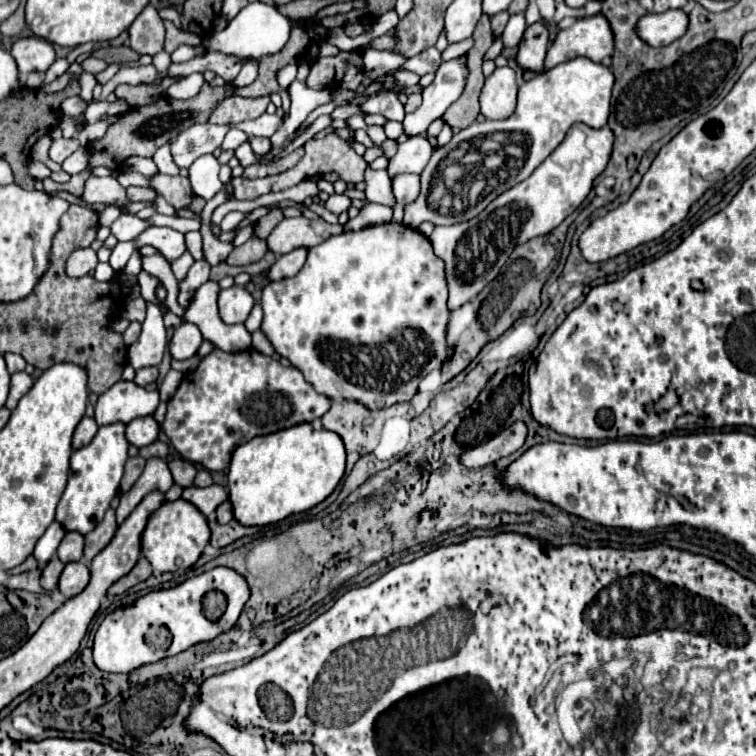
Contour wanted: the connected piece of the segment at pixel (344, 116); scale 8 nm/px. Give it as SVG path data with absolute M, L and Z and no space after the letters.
M348 104L348 106L340 106L340 108L336 108L334 112L332 112L332 118L334 118L334 124L332 124L332 128L346 128L346 130L350 130L350 126L346 124L346 120L350 118L350 116L354 116L354 114L358 114L358 116L368 116L362 108L360 108L360 104Z

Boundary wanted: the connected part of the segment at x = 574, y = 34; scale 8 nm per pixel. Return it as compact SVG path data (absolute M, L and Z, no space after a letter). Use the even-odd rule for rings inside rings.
M602 16L578 18L570 28L560 30L546 56L546 70L572 60L576 56L586 56L594 62L610 58L614 52L614 32L610 22Z

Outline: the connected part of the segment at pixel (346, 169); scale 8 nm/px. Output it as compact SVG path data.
M336 130L328 132L324 138L312 138L308 144L306 144L306 154L304 158L290 170L282 172L282 174L276 174L276 176L266 176L266 178L256 178L256 180L248 180L248 178L234 178L234 182L242 182L242 200L256 200L258 196L262 194L268 194L268 192L278 192L278 190L286 190L306 178L312 178L312 176L322 176L322 174L328 174L328 172L336 172L344 182L362 182L364 180L364 172L366 172L366 160L362 156L358 156L354 152L354 148L338 136Z

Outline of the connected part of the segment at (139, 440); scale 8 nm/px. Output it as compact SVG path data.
M154 416L136 418L126 426L126 438L136 448L144 448L144 446L150 446L152 442L156 442L158 432L160 432L160 424L154 420Z

